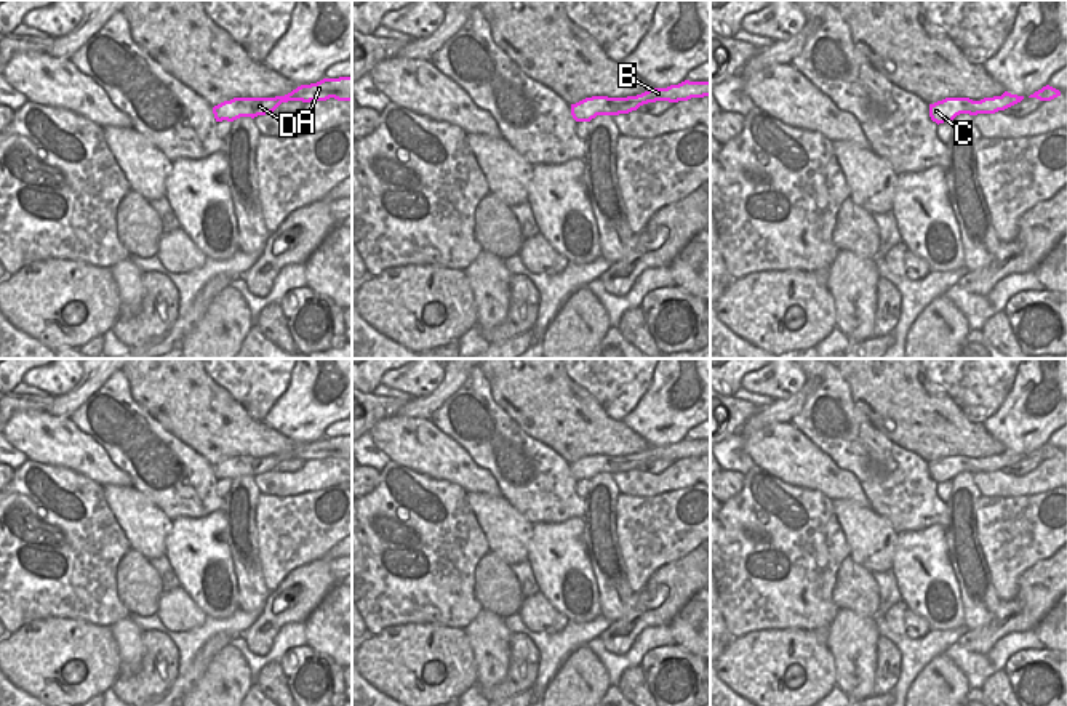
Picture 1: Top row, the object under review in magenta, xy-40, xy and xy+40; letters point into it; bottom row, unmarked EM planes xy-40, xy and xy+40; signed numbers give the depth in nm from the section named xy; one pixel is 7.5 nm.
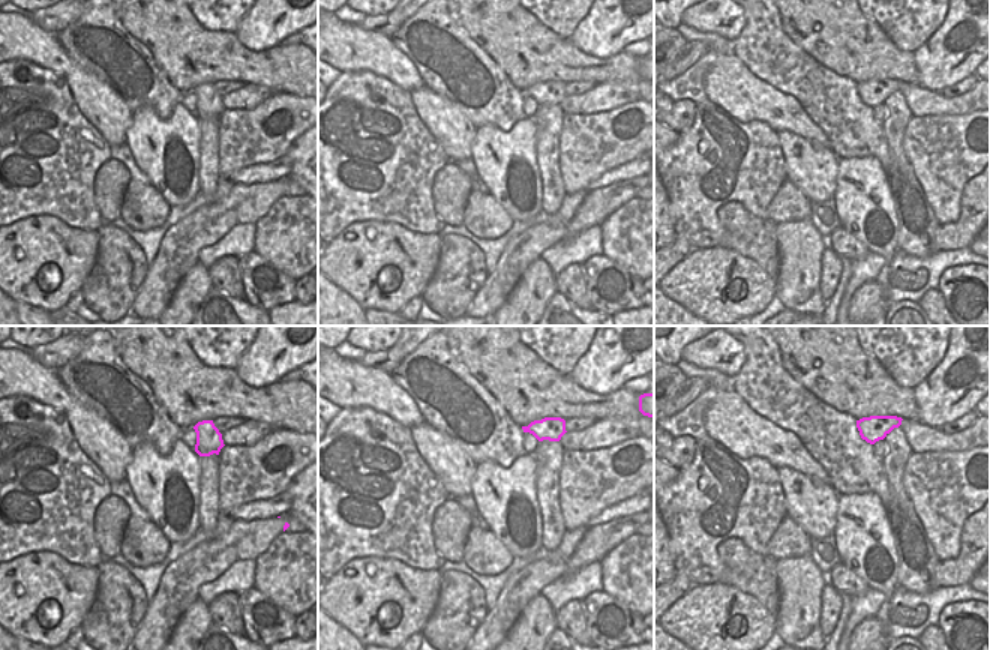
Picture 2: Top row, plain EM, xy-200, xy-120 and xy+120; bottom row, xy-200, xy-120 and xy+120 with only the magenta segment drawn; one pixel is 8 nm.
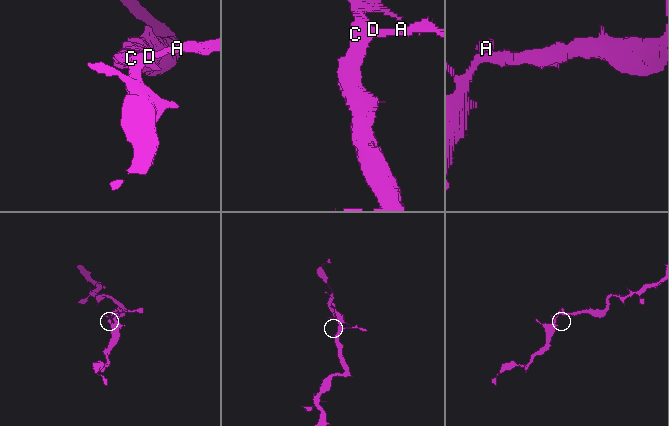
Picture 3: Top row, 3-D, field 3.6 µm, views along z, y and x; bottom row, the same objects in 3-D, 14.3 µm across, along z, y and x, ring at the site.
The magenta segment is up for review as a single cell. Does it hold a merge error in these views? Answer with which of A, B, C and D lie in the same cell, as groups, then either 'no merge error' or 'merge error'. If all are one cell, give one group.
groups A B C D; no merge error

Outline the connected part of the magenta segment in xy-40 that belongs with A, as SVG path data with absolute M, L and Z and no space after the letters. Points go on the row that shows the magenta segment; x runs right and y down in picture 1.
M352 77L323 78L317 83L301 85L285 96L275 98L234 98L213 107L216 122L234 122L240 117L258 117L274 112L288 101L352 101Z

